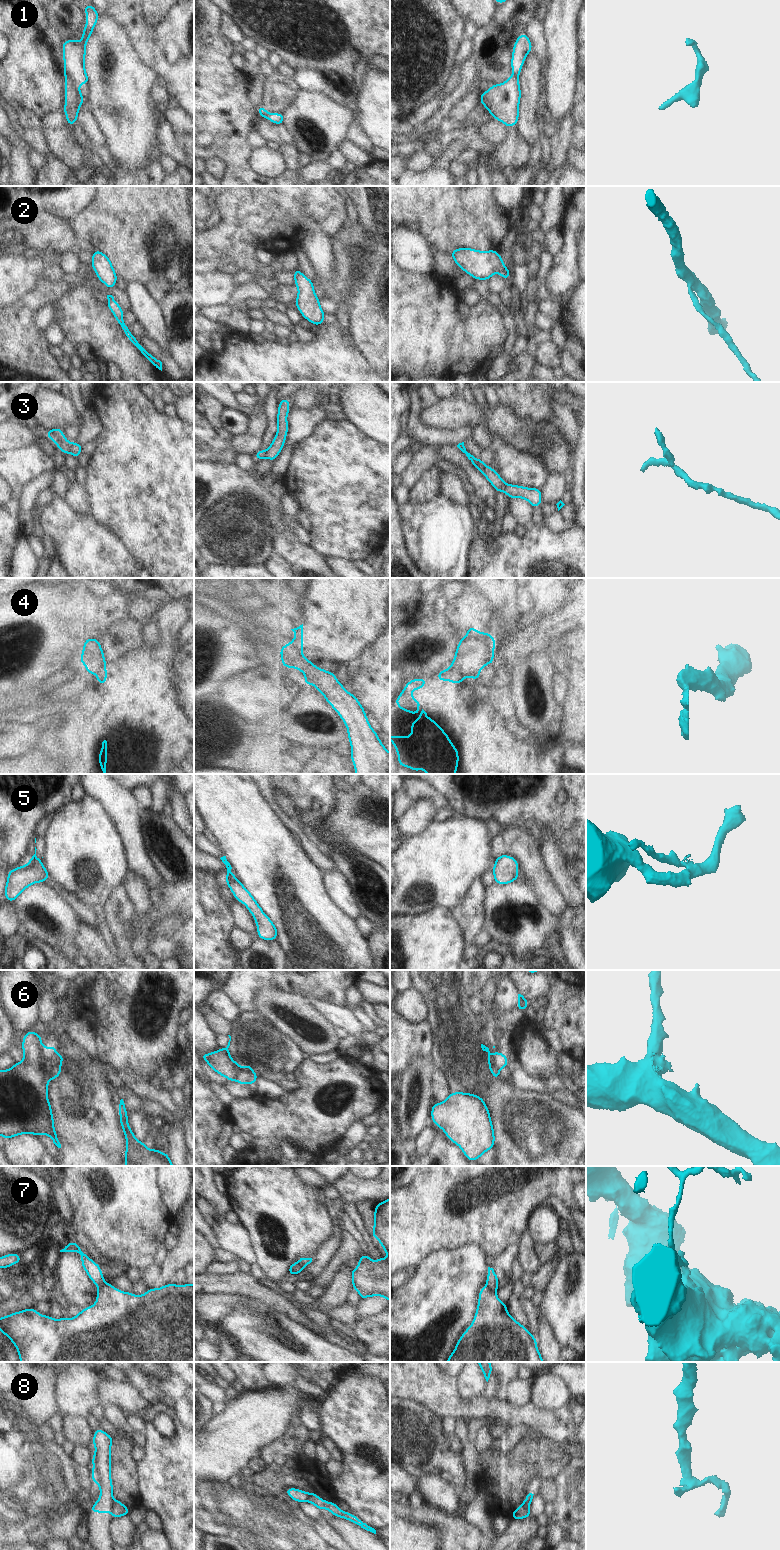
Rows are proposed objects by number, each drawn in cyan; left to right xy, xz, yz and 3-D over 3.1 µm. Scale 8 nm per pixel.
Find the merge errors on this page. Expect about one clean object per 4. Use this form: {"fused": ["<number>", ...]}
{"fused": ["1", "3", "4", "5", "6", "7", "8"]}

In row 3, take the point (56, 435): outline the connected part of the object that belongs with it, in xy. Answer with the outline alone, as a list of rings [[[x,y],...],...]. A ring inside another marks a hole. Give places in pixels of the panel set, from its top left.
[[[52,428],[48,430],[46,433],[47,437],[55,443],[55,445],[59,448],[59,450],[66,455],[69,453],[70,442],[65,437],[63,433],[63,429],[61,428]]]

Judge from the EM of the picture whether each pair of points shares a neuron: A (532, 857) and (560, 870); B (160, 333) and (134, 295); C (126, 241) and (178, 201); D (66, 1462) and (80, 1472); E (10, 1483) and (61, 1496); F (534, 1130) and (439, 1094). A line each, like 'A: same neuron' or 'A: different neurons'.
A: different neurons
B: same neuron
C: same neuron
D: different neurons
E: same neuron
F: different neurons

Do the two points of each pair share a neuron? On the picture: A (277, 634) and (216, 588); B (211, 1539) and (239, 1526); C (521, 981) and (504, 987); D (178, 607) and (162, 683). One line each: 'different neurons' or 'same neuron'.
A: same neuron
B: different neurons
C: different neurons
D: same neuron

